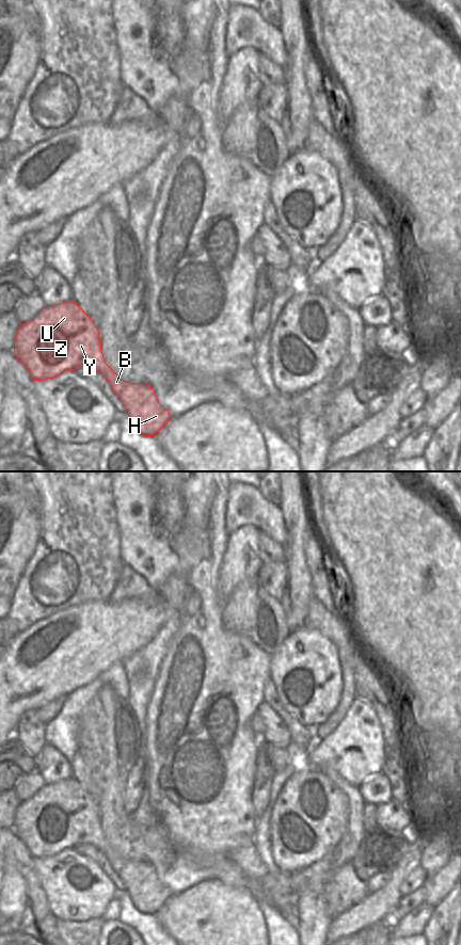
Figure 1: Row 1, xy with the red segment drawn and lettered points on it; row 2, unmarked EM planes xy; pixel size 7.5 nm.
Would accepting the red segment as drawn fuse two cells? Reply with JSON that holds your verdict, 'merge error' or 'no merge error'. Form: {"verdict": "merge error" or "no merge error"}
{"verdict": "no merge error"}

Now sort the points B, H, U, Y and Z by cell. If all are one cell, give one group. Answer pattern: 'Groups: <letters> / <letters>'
Groups: B H U Y Z

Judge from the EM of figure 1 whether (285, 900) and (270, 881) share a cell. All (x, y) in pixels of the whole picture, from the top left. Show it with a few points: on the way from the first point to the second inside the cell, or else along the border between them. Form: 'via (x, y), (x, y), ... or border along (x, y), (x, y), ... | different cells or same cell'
via (283, 896), (274, 885) | same cell

